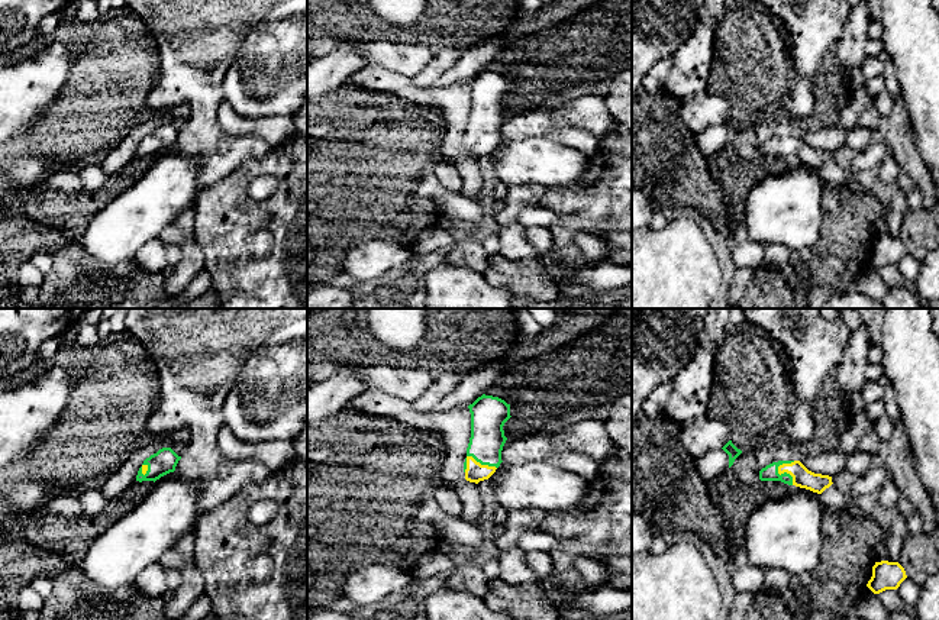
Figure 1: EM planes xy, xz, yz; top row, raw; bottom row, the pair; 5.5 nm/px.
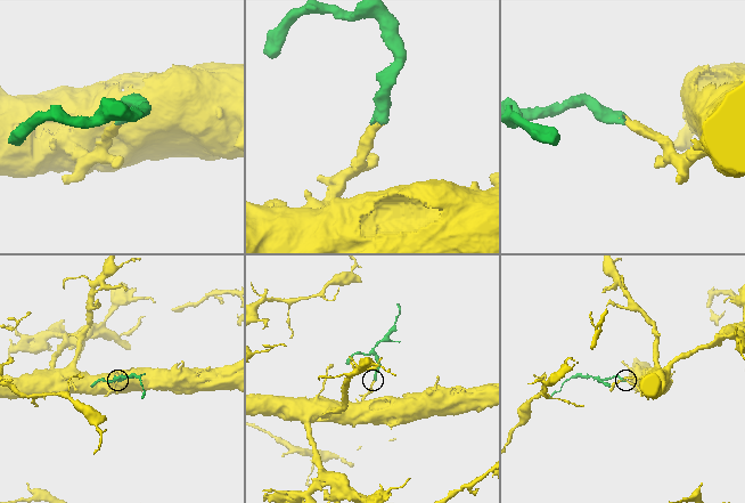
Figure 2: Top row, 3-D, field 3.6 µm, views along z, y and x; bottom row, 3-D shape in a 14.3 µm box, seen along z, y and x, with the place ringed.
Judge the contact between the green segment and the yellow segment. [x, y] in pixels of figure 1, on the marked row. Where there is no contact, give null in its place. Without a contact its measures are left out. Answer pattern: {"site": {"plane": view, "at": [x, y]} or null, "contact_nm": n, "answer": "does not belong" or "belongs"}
{"site": {"plane": "xz", "at": [481, 464]}, "contact_nm": 190, "answer": "belongs"}

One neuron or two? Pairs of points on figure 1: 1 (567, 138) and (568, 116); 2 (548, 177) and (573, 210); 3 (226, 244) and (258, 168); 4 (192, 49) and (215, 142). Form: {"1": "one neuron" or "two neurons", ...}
{"1": "two neurons", "2": "two neurons", "3": "one neuron", "4": "one neuron"}

